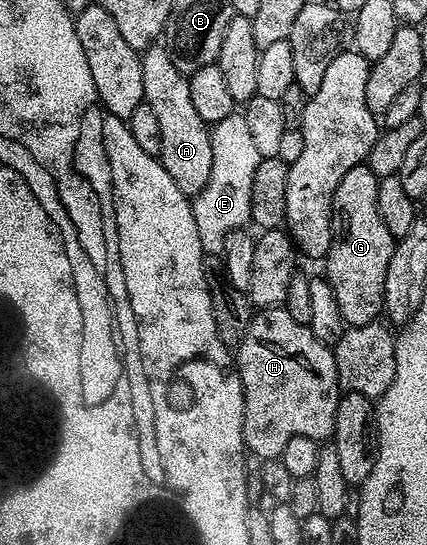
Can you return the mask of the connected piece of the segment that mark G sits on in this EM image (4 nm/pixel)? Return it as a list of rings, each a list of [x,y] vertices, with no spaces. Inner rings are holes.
[[[369,164],[352,167],[352,171],[348,171],[344,179],[340,179],[340,187],[336,187],[336,195],[332,199],[332,243],[330,252],[324,258],[324,276],[330,282],[332,295],[336,295],[340,315],[347,326],[372,323],[379,320],[384,313],[384,275],[388,275],[388,259],[392,259],[396,239],[390,234],[388,227],[384,227],[384,219],[380,219],[380,207],[376,207],[378,179],[379,177],[370,170]]]

